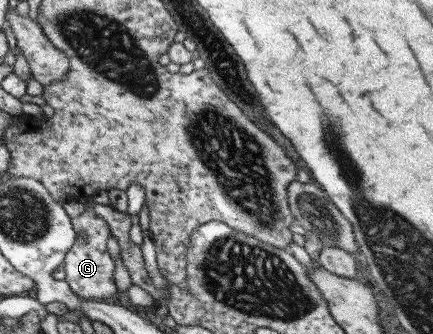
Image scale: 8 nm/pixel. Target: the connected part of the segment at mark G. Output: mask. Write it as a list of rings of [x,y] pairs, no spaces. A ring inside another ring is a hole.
[[[87,208],[81,212],[79,216],[69,216],[71,218],[71,225],[73,225],[73,232],[75,232],[75,242],[71,248],[65,253],[65,258],[61,264],[63,274],[65,274],[64,281],[73,293],[80,296],[80,298],[87,299],[95,298],[95,300],[109,301],[115,298],[117,288],[113,281],[113,266],[115,262],[107,253],[105,242],[110,236],[109,226],[100,217],[95,214],[95,211]],[[79,233],[85,233],[85,238],[79,238]]]

